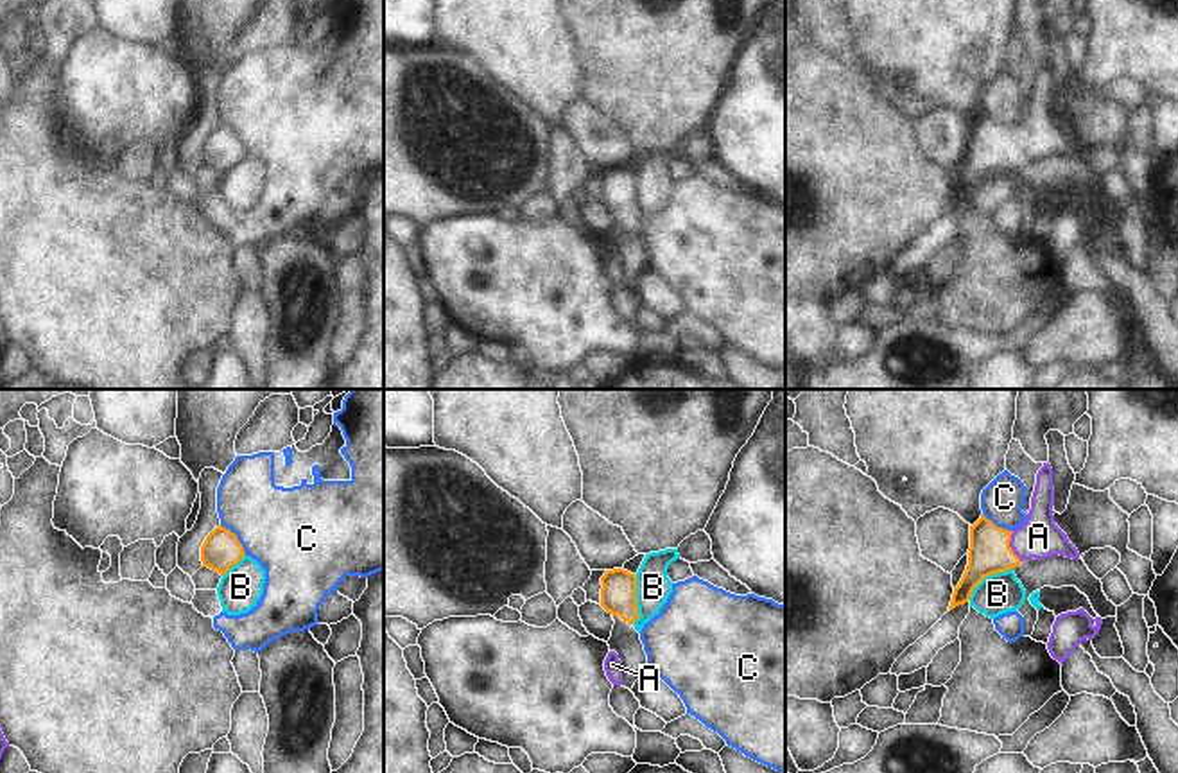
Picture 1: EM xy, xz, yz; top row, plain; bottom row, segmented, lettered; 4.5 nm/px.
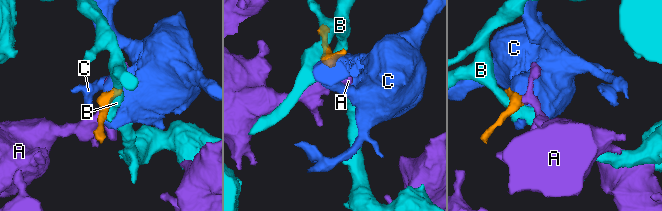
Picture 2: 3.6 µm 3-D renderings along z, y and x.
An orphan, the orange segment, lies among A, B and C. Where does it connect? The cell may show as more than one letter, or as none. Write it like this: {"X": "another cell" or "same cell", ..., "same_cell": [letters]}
{"A": "same cell", "B": "another cell", "C": "another cell", "same_cell": ["A"]}

